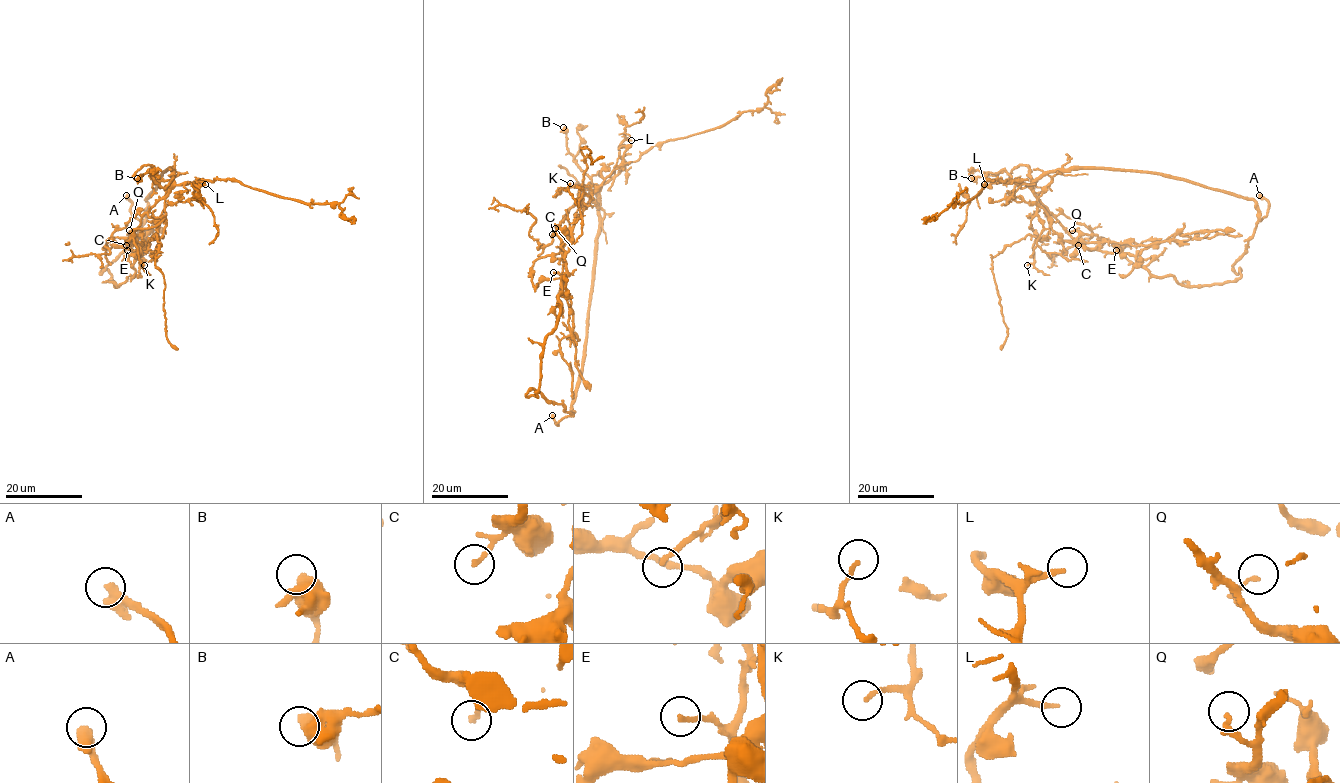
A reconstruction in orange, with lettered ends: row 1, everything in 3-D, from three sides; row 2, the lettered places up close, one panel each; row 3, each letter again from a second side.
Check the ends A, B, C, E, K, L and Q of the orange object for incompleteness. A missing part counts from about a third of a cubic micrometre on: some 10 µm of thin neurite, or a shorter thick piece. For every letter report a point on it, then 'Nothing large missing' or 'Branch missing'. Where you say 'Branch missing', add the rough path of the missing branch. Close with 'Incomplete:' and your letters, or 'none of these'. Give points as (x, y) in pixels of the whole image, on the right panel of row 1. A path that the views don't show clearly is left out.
A: Place: (1259, 195). Branch missing
B: Place: (971, 178). Nothing large missing
C: Place: (1078, 245). Nothing large missing
E: Place: (1116, 250). Nothing large missing
K: Place: (1027, 265). Nothing large missing
L: Place: (984, 184). Branch missing
Q: Place: (1072, 230). Nothing large missing
Incomplete: A, L

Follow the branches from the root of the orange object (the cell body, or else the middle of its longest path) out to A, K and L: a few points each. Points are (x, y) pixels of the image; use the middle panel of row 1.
A: (599, 223), (584, 358), (572, 401), (574, 412), (557, 424), (552, 415)
K: (599, 223), (604, 211), (587, 187), (571, 186), (558, 191), (570, 183)
L: (599, 223), (599, 188), (619, 172), (623, 161), (619, 146), (626, 139), (631, 140)

